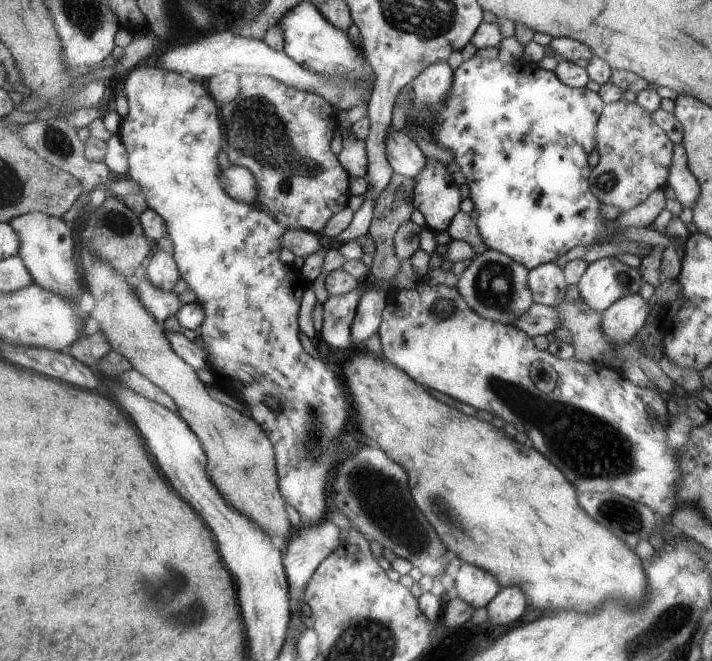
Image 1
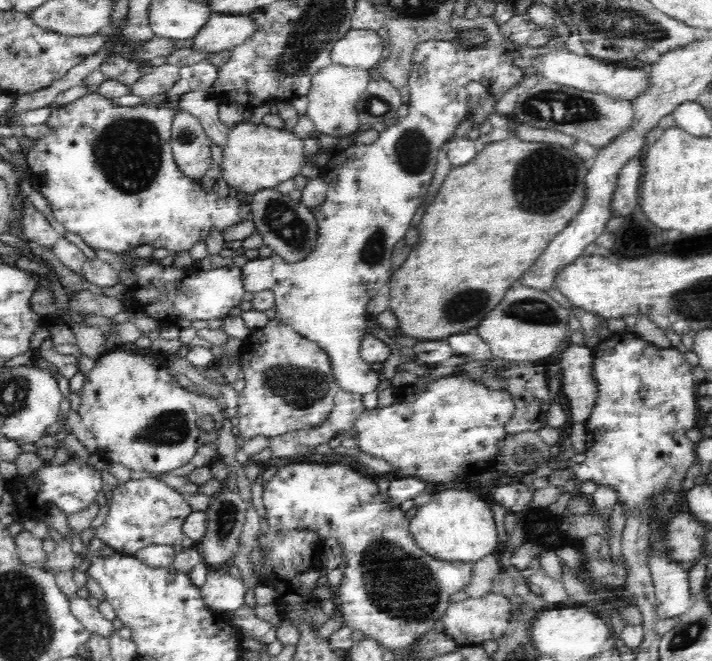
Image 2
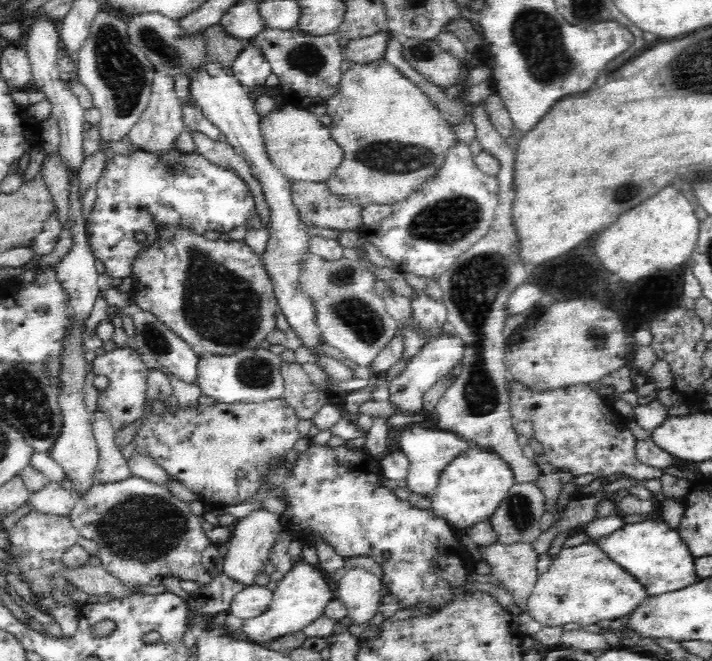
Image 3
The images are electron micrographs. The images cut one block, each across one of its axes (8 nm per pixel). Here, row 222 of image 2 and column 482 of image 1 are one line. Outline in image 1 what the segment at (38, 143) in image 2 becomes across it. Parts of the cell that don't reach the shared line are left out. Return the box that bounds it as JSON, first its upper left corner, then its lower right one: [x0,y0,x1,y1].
[428,56,617,270]

